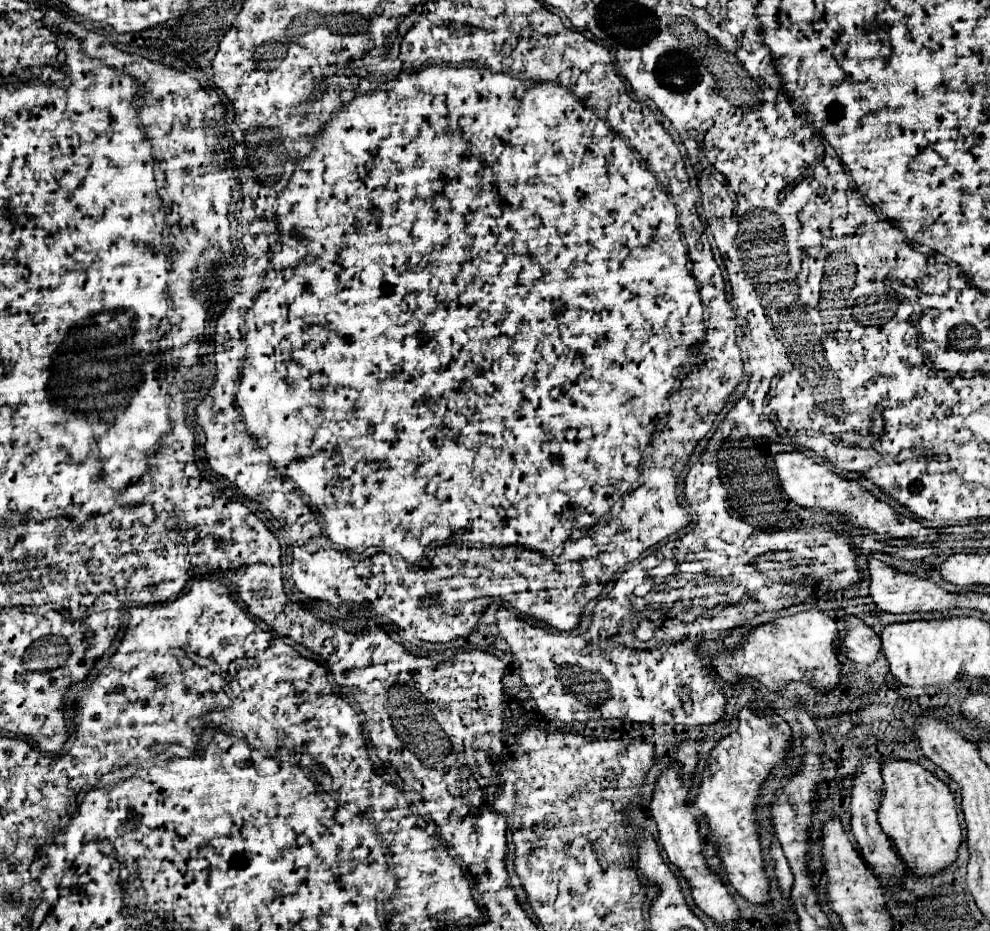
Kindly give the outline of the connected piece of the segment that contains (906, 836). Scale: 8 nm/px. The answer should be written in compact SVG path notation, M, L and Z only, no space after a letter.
M881 756L883 790L877 816L883 832L895 842L897 852L913 868L915 874L935 874L957 858L963 828L957 816L957 802L949 786L933 772L927 772L913 760L893 760Z

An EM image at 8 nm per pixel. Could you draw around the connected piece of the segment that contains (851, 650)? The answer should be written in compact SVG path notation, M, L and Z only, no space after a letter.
M845 616L843 624L845 624L845 632L843 632L843 640L839 642L839 650L857 664L863 666L871 664L881 648L879 636L869 626L865 626L863 620L857 616Z

